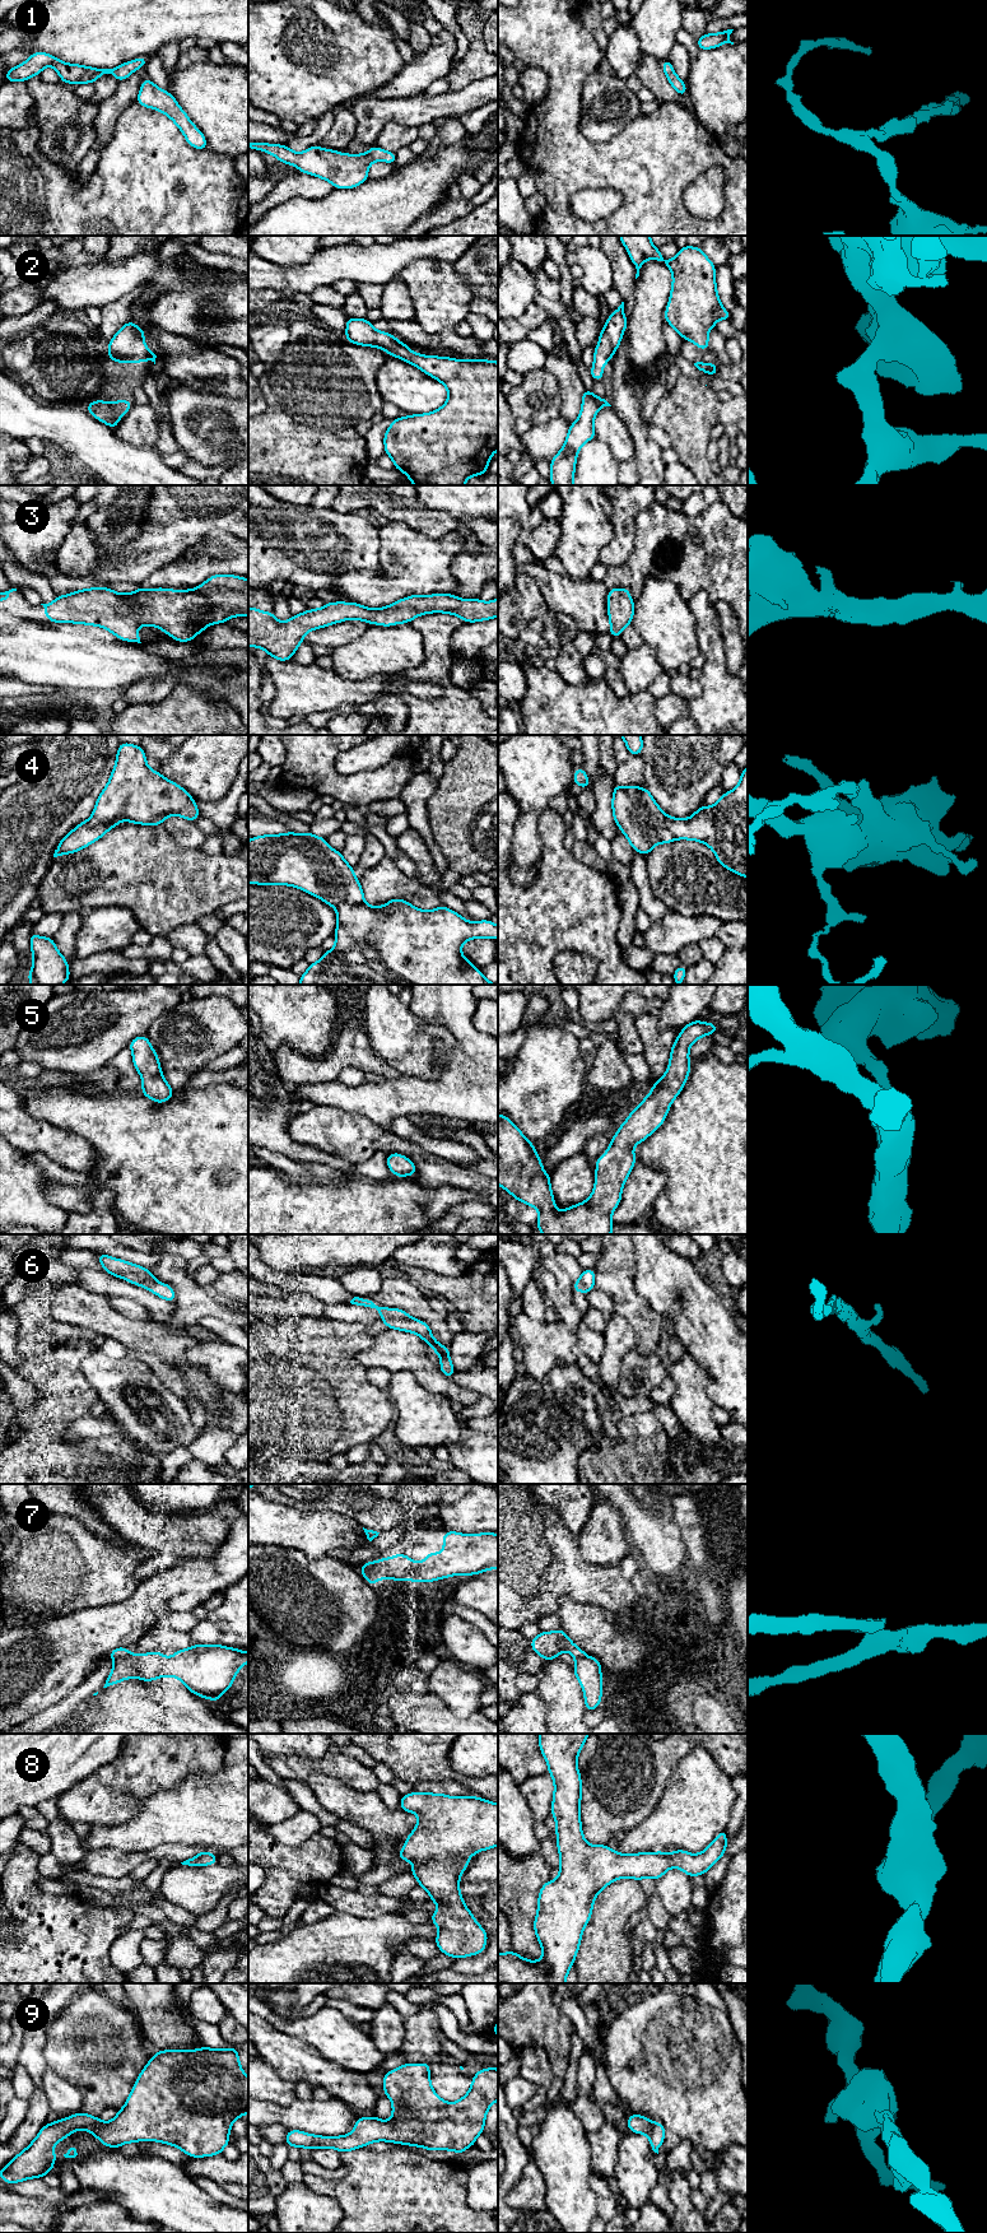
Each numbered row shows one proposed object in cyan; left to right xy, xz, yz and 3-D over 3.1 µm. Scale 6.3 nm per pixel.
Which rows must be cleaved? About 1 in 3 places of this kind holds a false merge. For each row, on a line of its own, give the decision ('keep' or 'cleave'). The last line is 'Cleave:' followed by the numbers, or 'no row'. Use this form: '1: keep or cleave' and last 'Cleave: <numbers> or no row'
1: keep
2: keep
3: keep
4: cleave
5: keep
6: keep
7: cleave
8: keep
9: keep
Cleave: 4, 7

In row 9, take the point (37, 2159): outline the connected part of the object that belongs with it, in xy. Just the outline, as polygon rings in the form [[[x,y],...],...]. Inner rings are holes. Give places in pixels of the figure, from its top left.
[[[237,2047],[158,2051],[141,2070],[125,2106],[113,2120],[102,2122],[99,2117],[80,2111],[64,2120],[57,2118],[55,2123],[46,2123],[36,2139],[0,2171],[0,2176],[4,2183],[42,2178],[53,2171],[57,2158],[53,2145],[76,2130],[87,2130],[108,2148],[152,2140],[173,2145],[191,2158],[222,2154],[229,2144],[232,2123],[247,2113],[248,2076],[239,2065]]]

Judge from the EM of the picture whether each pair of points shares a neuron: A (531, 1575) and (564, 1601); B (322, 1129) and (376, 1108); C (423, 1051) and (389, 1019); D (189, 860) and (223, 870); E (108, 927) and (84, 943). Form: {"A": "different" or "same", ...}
{"A": "different", "B": "different", "C": "same", "D": "same", "E": "same"}

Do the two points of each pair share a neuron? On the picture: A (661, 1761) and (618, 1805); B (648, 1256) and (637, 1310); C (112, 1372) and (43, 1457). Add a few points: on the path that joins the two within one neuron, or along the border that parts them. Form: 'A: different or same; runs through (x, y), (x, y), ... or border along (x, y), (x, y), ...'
A: same; runs through (650, 1772), (628, 1794)
B: different; border along (634, 1265), (634, 1288), (648, 1302), (659, 1319)
C: different; border along (79, 1367), (87, 1382), (108, 1409)

